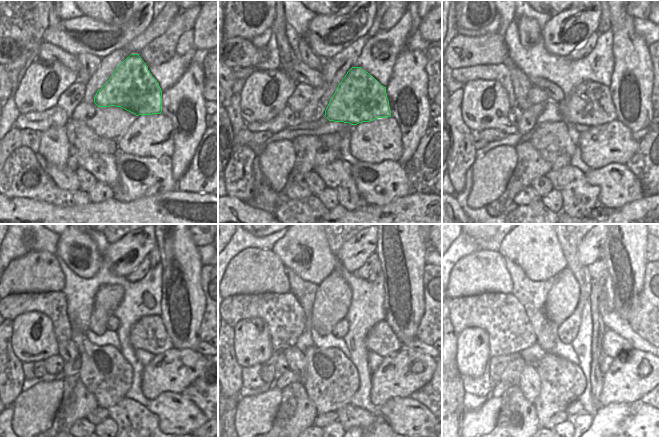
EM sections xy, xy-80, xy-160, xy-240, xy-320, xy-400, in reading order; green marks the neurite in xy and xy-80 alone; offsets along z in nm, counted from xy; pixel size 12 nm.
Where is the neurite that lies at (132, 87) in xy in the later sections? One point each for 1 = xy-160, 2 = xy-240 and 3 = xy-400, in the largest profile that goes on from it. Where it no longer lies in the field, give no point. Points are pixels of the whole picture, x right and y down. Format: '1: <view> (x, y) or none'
1: xy-160 (591, 104)
2: xy-240 (149, 334)
3: xy-400 (613, 345)

